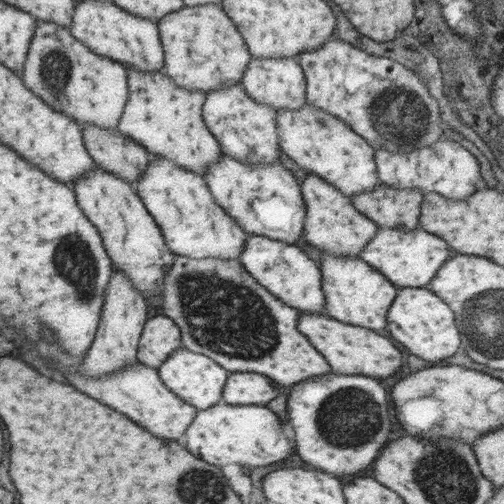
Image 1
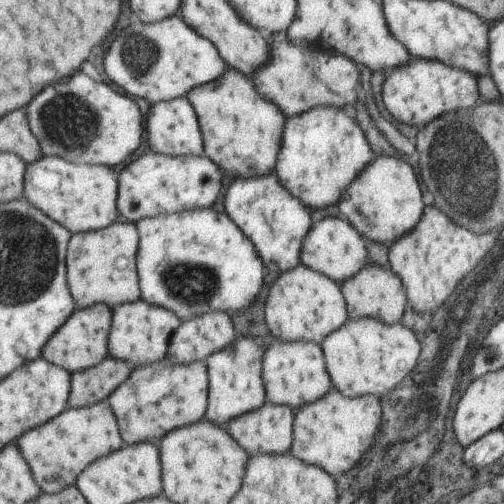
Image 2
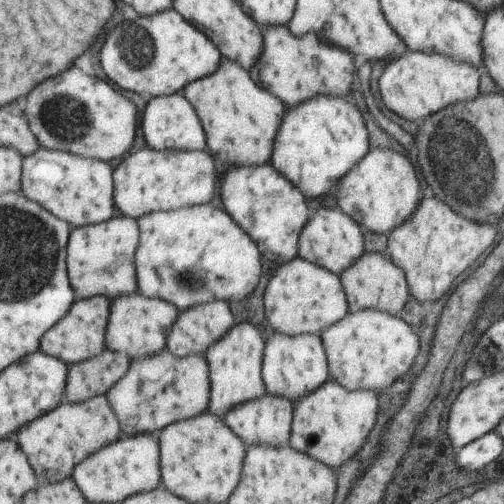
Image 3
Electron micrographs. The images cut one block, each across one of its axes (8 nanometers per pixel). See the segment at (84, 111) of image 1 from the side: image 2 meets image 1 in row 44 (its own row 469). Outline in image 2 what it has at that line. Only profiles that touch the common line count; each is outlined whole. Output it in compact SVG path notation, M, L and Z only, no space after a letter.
M105 400L83 408L67 408L63 414L59 414L45 426L23 434L23 438L17 438L15 446L29 464L33 480L37 482L41 492L53 496L67 490L69 484L75 486L75 478L79 478L79 472L87 470L91 462L119 450L125 444L119 436L117 420L111 412L111 406Z

